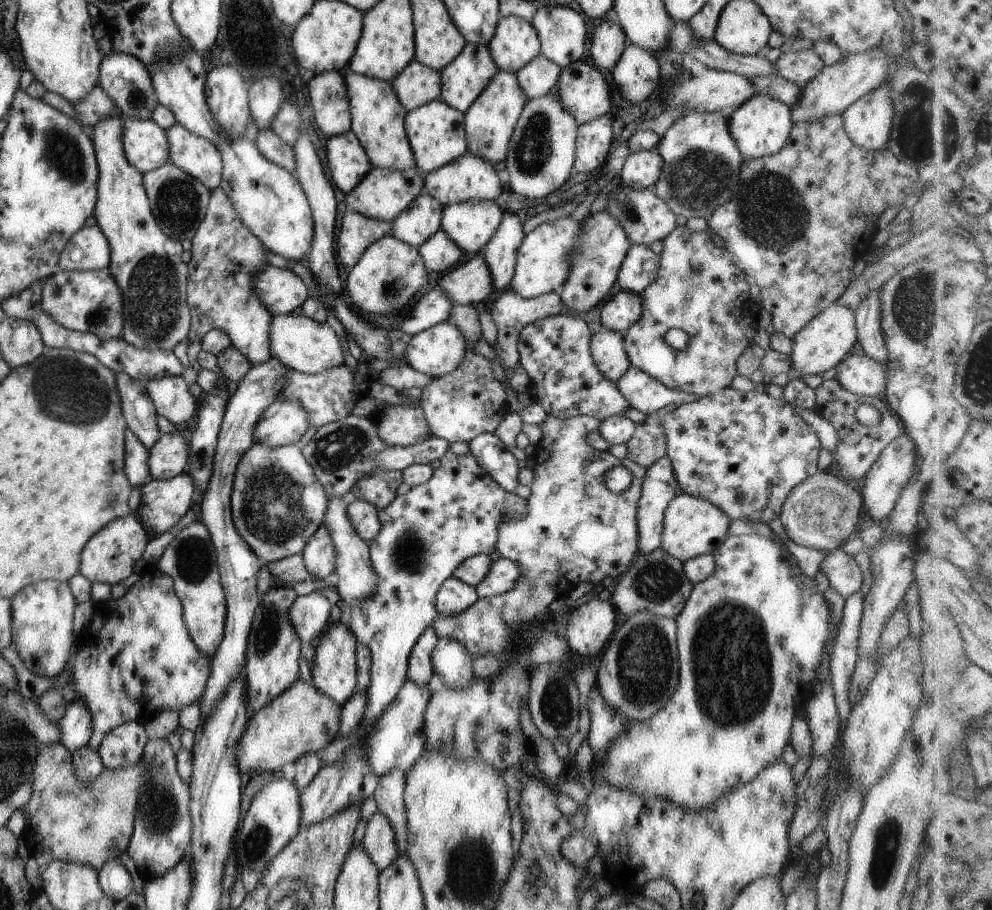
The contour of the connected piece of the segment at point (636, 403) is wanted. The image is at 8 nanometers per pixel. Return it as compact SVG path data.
M633 365L616 380L615 386L630 408L645 415L661 412L663 406L670 402L680 405L699 398L695 393L673 392Z

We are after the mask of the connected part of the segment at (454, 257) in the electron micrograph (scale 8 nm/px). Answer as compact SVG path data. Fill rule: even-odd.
M441 228L417 248L427 272L443 272L455 266L463 254L462 250Z

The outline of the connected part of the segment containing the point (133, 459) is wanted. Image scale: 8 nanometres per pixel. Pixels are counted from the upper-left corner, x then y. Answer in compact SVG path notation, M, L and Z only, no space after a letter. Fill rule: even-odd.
M128 428L124 432L124 473L131 487L145 484L148 476L148 450Z

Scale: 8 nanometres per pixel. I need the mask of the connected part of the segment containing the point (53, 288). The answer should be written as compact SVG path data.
M106 267L97 271L58 270L44 278L41 291L41 308L45 314L63 328L91 333L100 339L120 336L122 327L121 293L115 279Z

